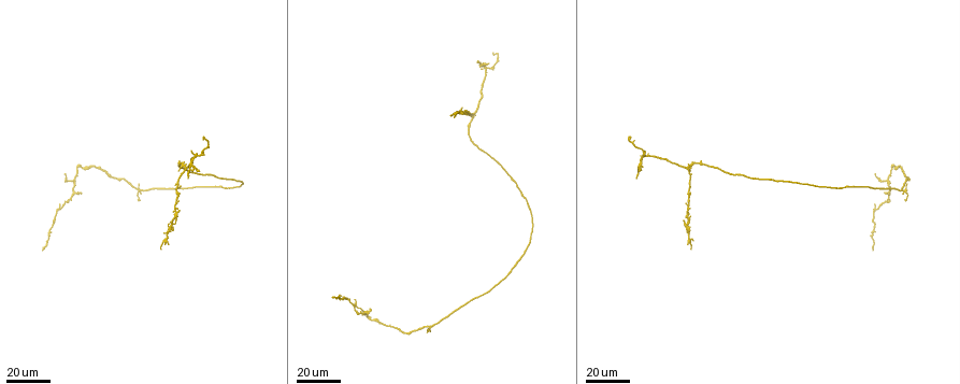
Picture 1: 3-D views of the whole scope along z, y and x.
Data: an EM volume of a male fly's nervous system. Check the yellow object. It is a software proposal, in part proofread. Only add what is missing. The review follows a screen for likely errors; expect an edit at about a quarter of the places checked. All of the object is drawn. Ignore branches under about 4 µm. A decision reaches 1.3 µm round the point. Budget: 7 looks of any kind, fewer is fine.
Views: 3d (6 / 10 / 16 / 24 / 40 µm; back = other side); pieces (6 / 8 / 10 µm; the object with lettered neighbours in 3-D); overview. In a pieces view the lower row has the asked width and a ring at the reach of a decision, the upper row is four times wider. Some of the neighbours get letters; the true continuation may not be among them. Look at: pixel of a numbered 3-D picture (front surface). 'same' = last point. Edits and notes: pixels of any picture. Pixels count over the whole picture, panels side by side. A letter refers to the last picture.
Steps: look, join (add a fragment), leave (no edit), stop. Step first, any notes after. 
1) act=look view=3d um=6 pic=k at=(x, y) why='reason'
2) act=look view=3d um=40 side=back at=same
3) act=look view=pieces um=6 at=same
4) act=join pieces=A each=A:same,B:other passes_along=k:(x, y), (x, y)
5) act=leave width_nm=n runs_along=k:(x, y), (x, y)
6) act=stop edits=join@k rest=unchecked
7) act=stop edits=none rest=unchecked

act=look view=3d um=24 pic=1 at=(203, 139) why='thin end'

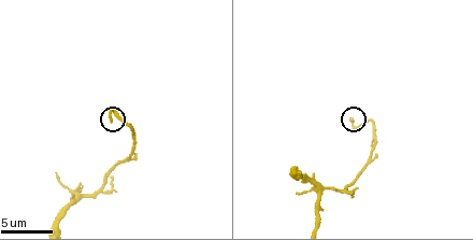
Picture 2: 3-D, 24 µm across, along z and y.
act=look view=3d um=6 pic=2 at=(113, 119)

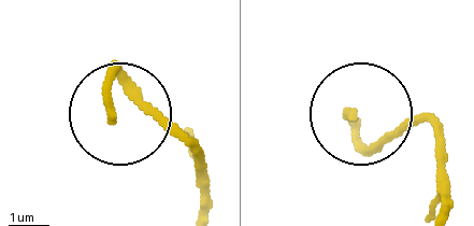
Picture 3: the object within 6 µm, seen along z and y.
act=look view=pieces um=10 pic=3 at=(112, 117)

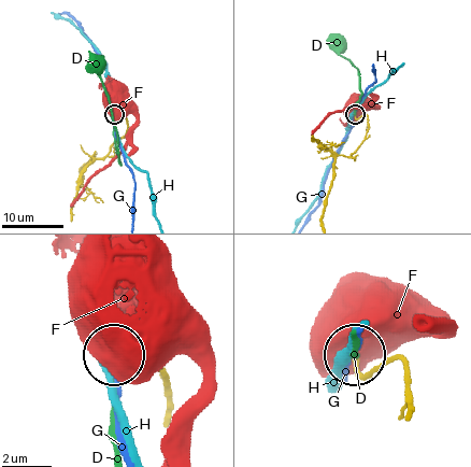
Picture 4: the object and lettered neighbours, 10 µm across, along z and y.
act=join pieces=D each=D:same,F:other,G:other,H:other found='the cell continues'

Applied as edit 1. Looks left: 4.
act=look view=3d um=24 pic=1 at=(636, 177) why='free end'

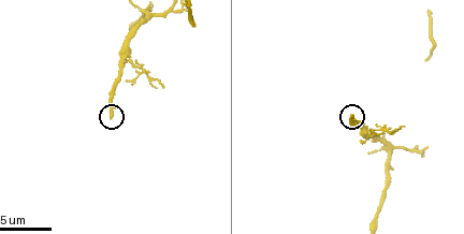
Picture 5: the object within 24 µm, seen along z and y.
act=look view=3d um=6 pic=5 at=(112, 119) why='closer look'

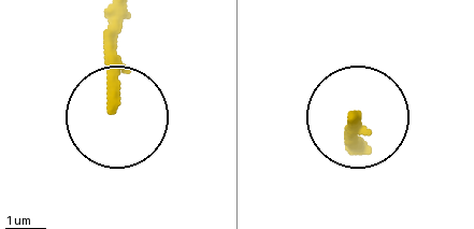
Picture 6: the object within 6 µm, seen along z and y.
act=look view=pieces um=10 pic=6 at=(354, 115) why='see the neighbours'

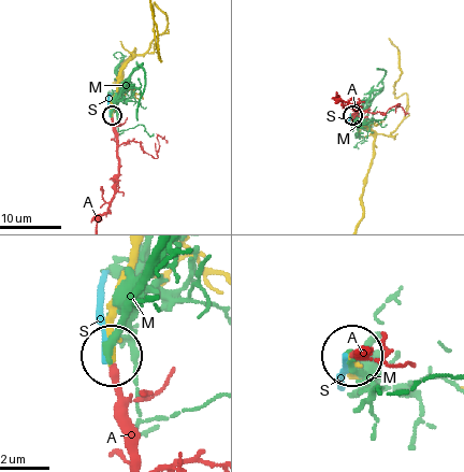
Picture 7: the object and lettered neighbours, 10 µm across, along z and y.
act=join pieces=A each=A:same,M:other,S:other passes_along=7:(113, 100), (118, 177), (109, 206) found='the cell continues'

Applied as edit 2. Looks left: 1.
act=stop edits=join@4,join@7 rest=unchecked

